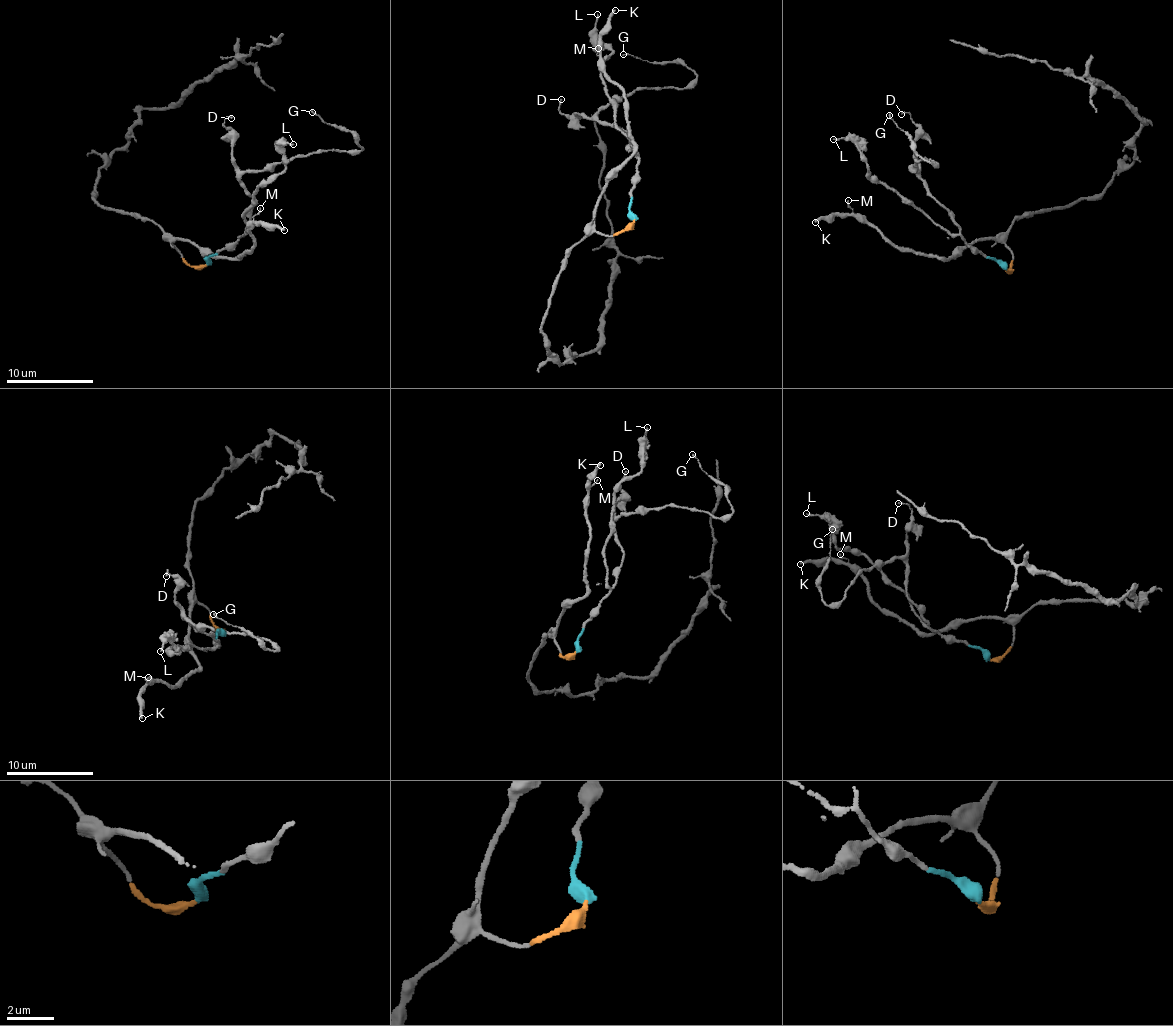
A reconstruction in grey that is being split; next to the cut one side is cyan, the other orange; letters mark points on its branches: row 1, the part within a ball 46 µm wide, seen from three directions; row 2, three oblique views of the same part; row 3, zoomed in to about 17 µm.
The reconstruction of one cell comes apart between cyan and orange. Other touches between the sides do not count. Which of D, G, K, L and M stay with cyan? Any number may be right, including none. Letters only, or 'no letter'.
D, G, L

